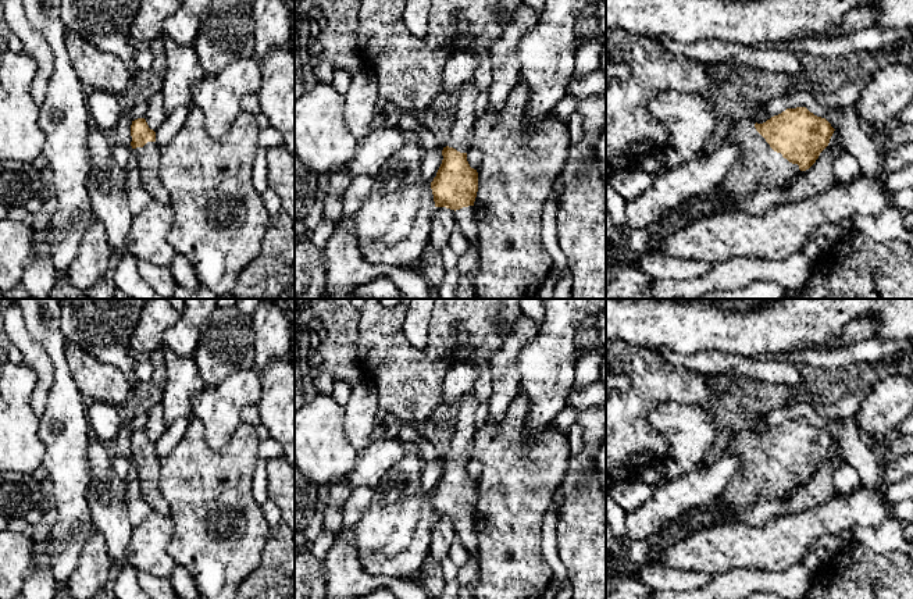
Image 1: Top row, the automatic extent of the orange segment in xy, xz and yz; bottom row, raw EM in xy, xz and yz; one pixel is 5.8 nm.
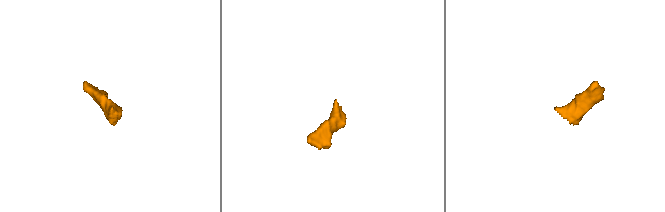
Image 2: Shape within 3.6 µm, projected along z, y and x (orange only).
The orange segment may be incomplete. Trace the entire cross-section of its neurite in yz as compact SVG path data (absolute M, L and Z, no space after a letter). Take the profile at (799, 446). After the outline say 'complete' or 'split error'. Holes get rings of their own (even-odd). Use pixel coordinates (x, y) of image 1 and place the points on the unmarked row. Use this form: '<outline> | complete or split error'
M806 418L787 420L763 435L739 434L724 452L741 461L741 468L725 488L689 517L666 521L656 532L660 542L634 574L606 575L606 596L623 577L638 577L642 567L656 560L659 550L688 538L702 528L737 523L738 514L757 500L777 500L795 486L805 485L828 457L831 435Z | split error

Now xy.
M138 429L132 432L131 448L131 457L136 464L136 479L139 481L143 499L153 511L170 516L170 506L158 485L161 461L156 453L156 443L149 439L145 429Z | split error

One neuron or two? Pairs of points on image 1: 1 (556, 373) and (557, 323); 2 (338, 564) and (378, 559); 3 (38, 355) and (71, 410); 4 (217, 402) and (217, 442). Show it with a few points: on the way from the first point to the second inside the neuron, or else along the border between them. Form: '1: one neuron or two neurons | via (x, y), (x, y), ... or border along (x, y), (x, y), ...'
1: one neuron | via (555, 360), (555, 335)
2: two neurons | border along (352, 530), (360, 564), (373, 574), (389, 577)
3: two neurons | border along (45, 349), (52, 363), (53, 385), (43, 412)
4: one neuron | via (217, 412), (217, 432)

